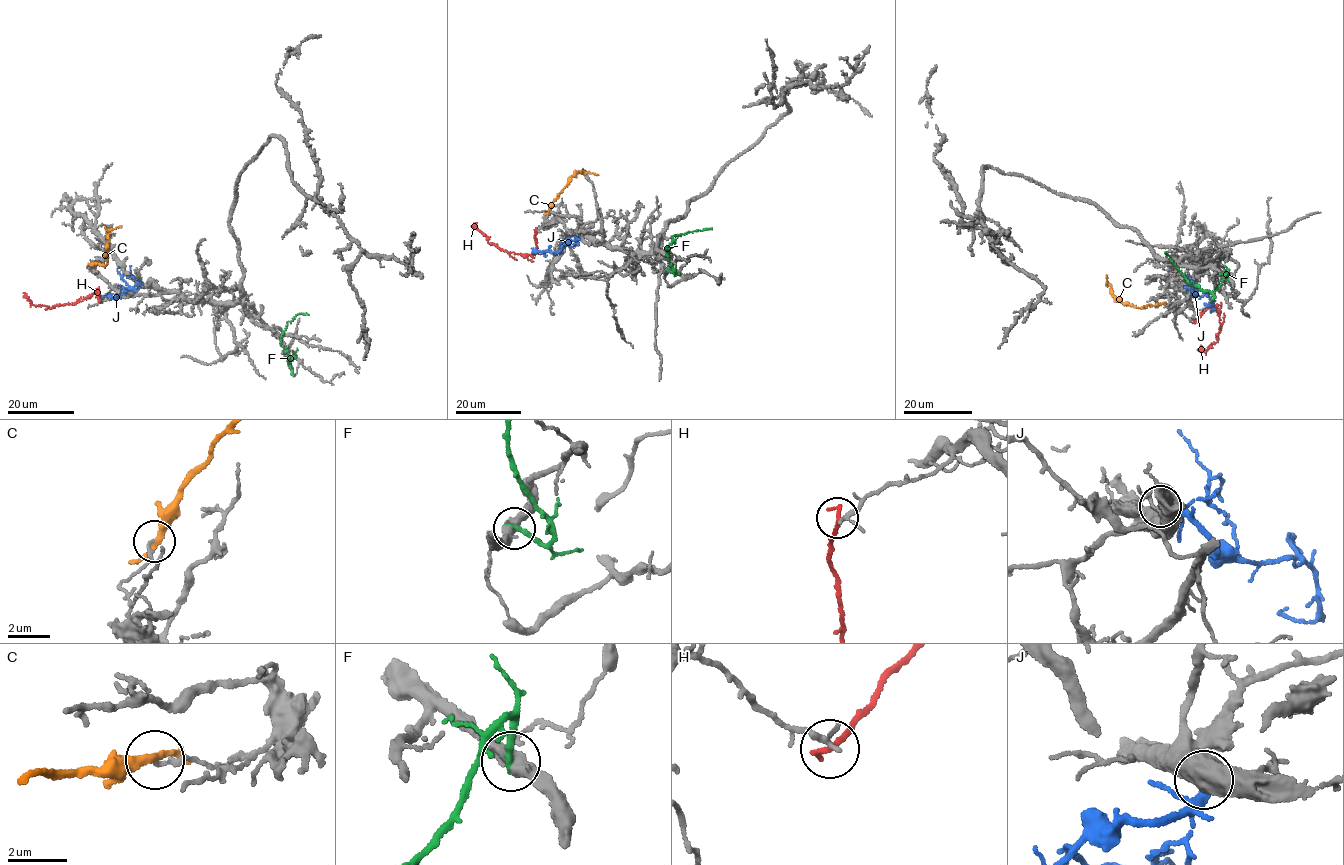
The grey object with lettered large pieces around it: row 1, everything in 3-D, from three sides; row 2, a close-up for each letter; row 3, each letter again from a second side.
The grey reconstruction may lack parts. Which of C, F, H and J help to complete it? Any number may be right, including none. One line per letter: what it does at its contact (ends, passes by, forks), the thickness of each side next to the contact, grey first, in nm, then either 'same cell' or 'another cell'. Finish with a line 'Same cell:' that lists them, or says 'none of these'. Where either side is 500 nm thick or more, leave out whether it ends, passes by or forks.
C: it passes by; 140 nm thick on the grey side, 280 nm on the other; another cell
F: it ends there; 460 nm thick on the grey side, 260 nm on the other; another cell
H: it ends there; 160 nm thick on the grey side, 240 nm on the other; another cell
J: 600 nm thick on the grey side, 280 nm on the other; another cell
Same cell: none of these

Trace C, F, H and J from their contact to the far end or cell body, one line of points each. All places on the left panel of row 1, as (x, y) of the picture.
C: (92, 265), (106, 265), (109, 231), (120, 226)
F: (289, 358), (294, 355), (289, 365), (280, 336), (288, 320), (298, 313), (308, 314)
H: (100, 301), (97, 290), (78, 302), (51, 308), (34, 305), (23, 292)
J: (138, 280), (138, 289), (115, 298), (95, 296)

